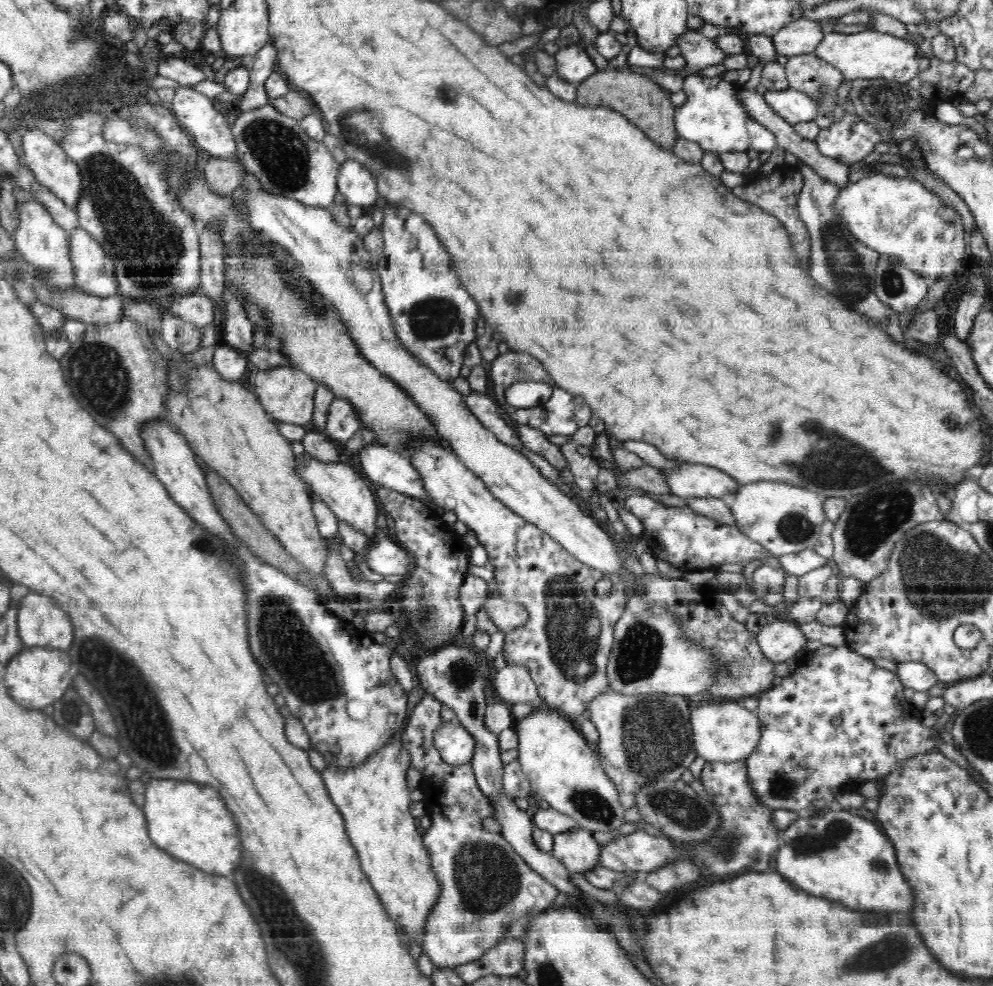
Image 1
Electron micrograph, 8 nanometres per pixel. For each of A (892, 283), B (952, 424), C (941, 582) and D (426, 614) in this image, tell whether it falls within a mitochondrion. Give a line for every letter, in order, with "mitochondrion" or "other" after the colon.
A: mitochondrion
B: other
C: mitochondrion
D: mitochondrion

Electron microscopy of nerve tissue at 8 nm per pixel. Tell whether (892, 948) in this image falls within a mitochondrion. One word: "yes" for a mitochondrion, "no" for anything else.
yes

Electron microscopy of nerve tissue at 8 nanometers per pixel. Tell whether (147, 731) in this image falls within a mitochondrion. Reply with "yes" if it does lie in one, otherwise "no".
yes

